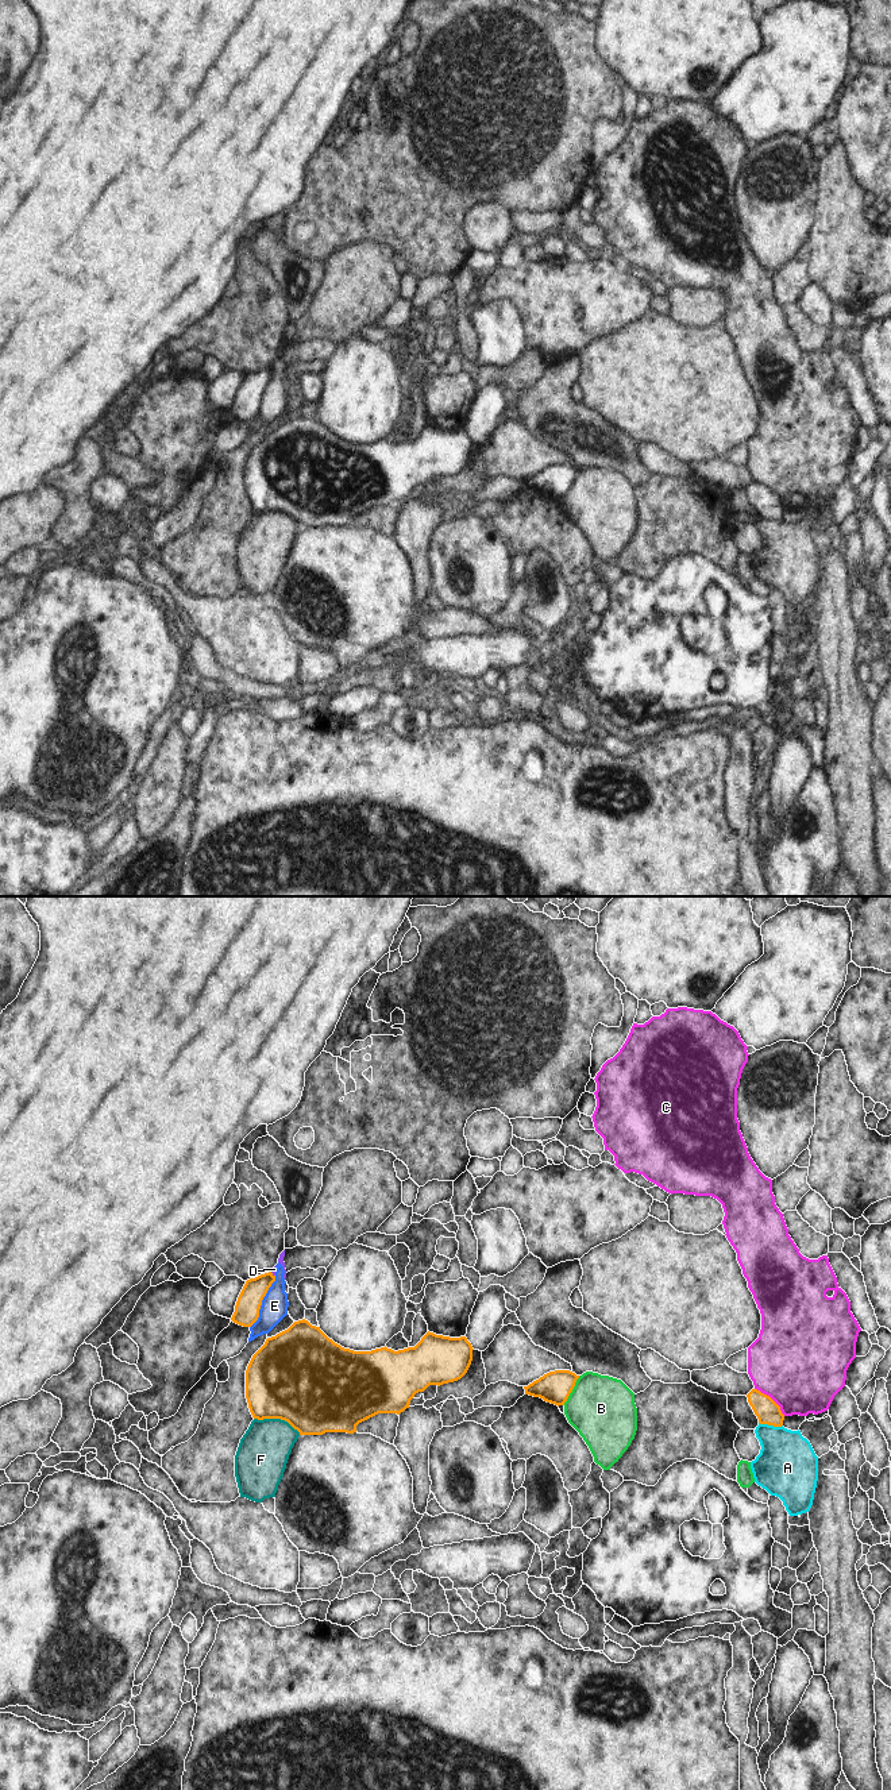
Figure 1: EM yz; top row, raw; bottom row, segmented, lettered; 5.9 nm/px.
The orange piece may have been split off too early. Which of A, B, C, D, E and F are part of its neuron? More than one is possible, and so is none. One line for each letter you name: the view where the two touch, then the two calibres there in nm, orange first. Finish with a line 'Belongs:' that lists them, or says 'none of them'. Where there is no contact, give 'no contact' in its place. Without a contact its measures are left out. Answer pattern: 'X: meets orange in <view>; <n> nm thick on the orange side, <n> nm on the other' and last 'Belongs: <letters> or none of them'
Belongs: none of them

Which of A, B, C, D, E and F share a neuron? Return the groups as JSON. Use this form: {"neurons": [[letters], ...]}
{"neurons": [["A"], ["B"], ["C"], ["D", "E"], ["F"]]}

